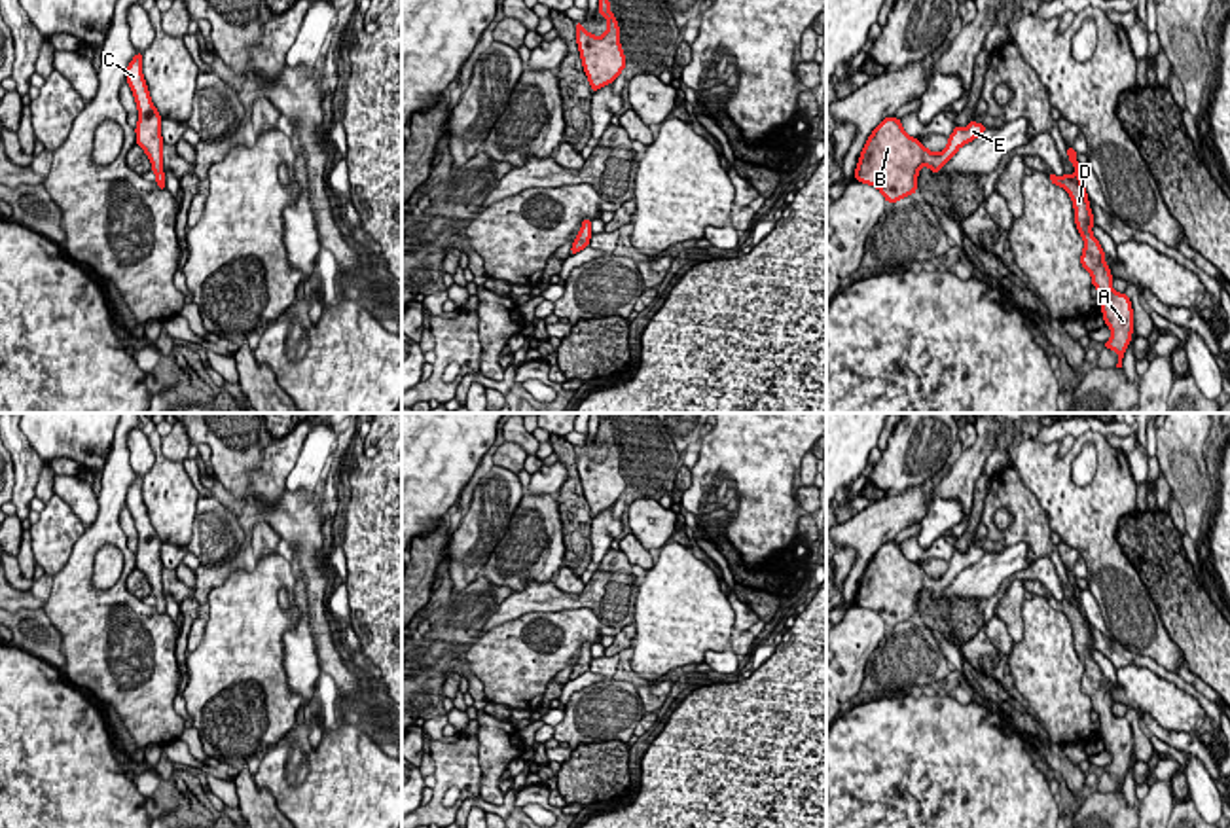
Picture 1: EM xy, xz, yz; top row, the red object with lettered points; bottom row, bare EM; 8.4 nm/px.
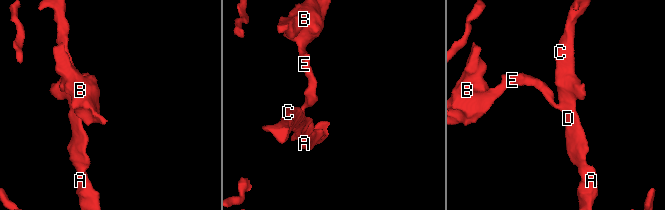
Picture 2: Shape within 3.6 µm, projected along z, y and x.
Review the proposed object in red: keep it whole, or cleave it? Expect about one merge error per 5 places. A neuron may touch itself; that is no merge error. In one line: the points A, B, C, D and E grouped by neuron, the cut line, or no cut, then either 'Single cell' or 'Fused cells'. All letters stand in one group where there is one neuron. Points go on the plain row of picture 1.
Groups: A B C D E. No split. Single cell

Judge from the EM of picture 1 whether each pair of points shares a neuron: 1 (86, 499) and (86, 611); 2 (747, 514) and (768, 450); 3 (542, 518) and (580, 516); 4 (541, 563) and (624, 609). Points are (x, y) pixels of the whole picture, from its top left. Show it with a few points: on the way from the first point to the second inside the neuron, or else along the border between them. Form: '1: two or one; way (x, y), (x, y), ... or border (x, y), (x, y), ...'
1: two; border (99, 499), (99, 514), (91, 525)
2: one; way (747, 499), (747, 470), (753, 465)
3: two; border (554, 497), (560, 508), (565, 561)
4: two; border (552, 578), (529, 580), (514, 592)

